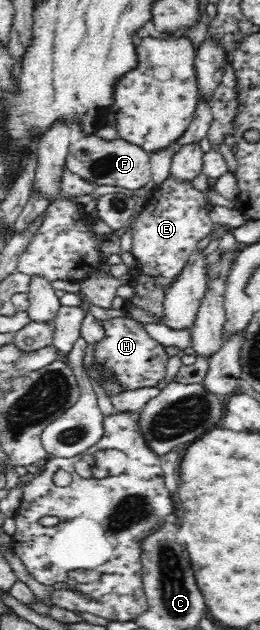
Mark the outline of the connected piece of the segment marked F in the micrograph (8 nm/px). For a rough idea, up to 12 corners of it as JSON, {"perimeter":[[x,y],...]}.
{"perimeter":[[85,135],[66,169],[97,186],[139,189],[151,177],[143,147]]}

